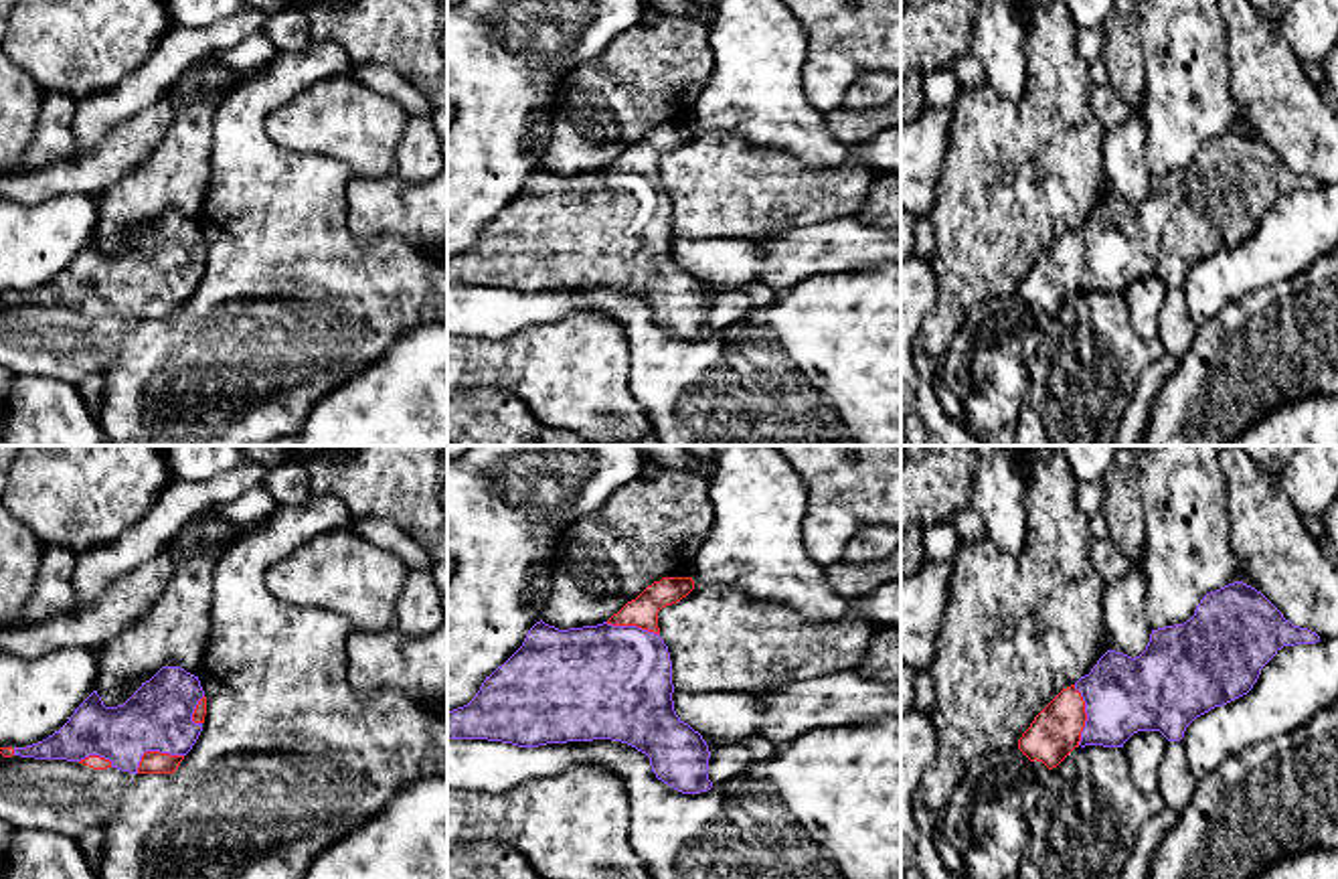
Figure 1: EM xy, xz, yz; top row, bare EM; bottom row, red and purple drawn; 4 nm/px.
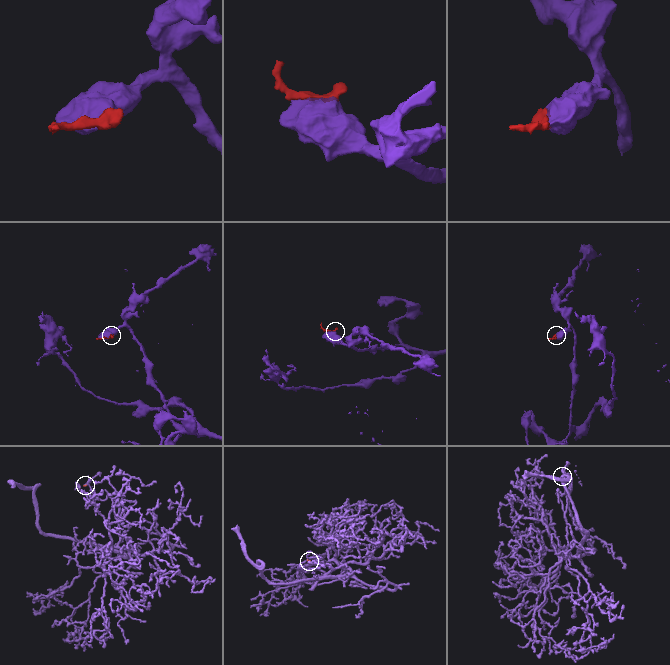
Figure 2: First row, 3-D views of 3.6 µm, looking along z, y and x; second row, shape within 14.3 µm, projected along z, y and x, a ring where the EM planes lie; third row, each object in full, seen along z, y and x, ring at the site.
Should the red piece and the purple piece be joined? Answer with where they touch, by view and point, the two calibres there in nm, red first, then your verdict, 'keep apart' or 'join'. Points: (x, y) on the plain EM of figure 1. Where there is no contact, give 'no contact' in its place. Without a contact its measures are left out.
contact yz (1085, 262); calibres 200 and 300 nm; join

